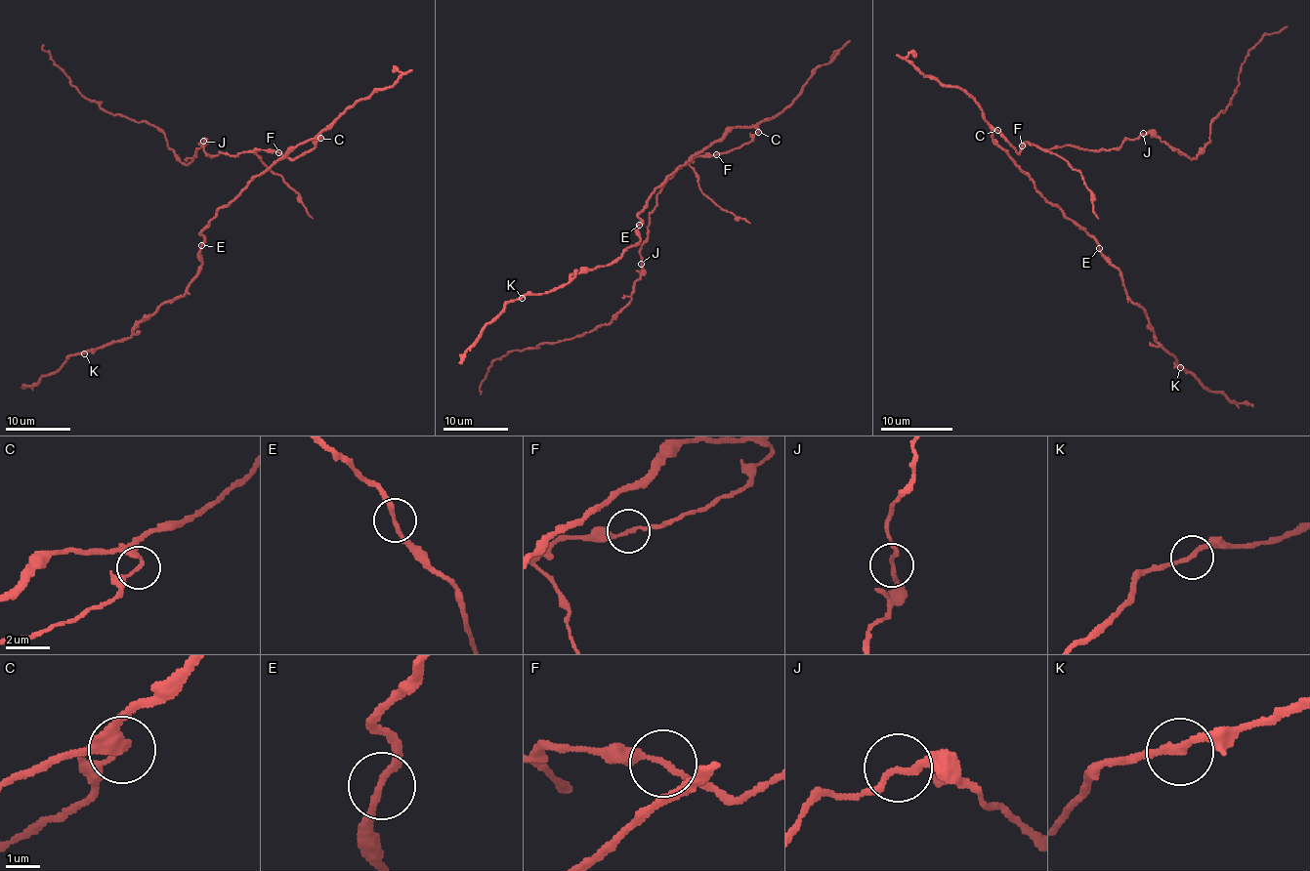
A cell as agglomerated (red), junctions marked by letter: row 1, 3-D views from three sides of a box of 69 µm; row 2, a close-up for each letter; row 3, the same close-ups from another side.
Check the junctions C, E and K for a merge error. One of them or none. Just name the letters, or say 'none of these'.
C

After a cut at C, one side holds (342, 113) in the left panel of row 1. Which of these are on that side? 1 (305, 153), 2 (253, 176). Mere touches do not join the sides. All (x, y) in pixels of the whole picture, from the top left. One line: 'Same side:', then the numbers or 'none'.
Same side: 2

